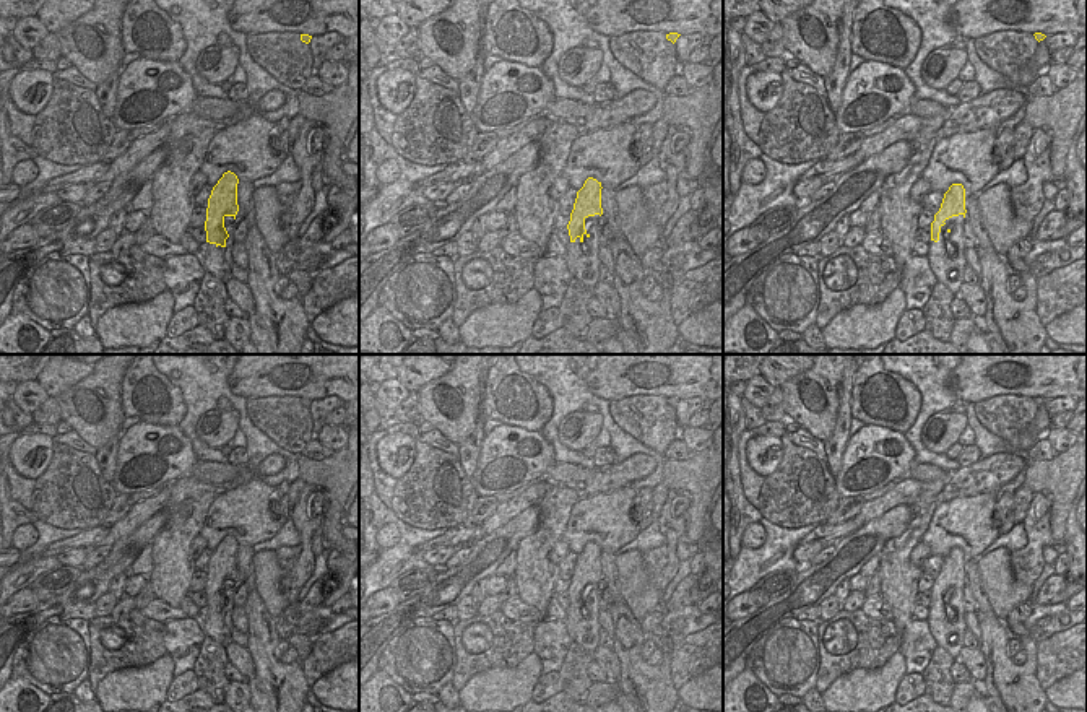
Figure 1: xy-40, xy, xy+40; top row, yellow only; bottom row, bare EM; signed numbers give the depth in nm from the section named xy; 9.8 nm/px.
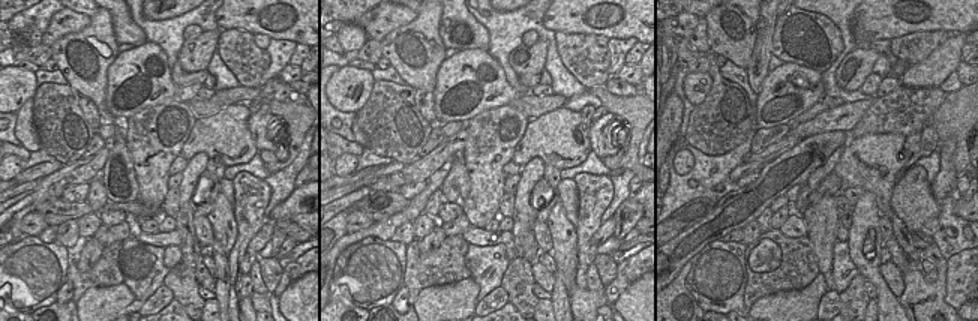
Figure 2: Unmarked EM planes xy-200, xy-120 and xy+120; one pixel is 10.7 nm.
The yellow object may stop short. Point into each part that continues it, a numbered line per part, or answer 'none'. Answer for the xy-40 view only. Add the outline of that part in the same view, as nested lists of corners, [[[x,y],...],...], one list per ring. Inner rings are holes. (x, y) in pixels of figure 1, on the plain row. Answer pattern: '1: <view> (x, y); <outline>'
1: xy-40 (218, 625); [[[224,580],[224,592],[229,598],[226,603],[226,610],[216,608],[200,608],[200,623],[201,629],[205,631],[206,637],[211,637],[223,647],[227,647],[232,642],[232,608],[234,608],[234,580]]]

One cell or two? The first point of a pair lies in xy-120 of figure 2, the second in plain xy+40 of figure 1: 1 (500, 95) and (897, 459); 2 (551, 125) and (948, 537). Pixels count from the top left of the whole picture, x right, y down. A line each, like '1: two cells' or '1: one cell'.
1: one cell
2: one cell

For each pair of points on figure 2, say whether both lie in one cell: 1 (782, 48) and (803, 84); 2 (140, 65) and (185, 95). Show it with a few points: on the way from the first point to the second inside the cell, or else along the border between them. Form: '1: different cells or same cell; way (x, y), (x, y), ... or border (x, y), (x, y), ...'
1: different cells; border (783, 62), (804, 65), (821, 74)
2: same cell; way (155, 54), (165, 65), (165, 81), (170, 86)

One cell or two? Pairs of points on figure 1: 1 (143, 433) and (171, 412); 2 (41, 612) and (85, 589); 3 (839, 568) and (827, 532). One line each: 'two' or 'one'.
1: two
2: one
3: two

